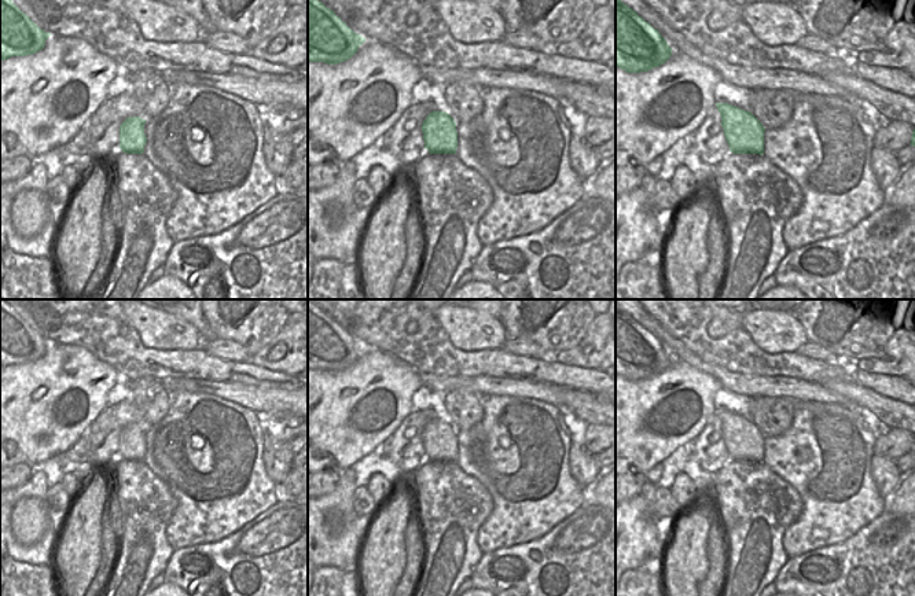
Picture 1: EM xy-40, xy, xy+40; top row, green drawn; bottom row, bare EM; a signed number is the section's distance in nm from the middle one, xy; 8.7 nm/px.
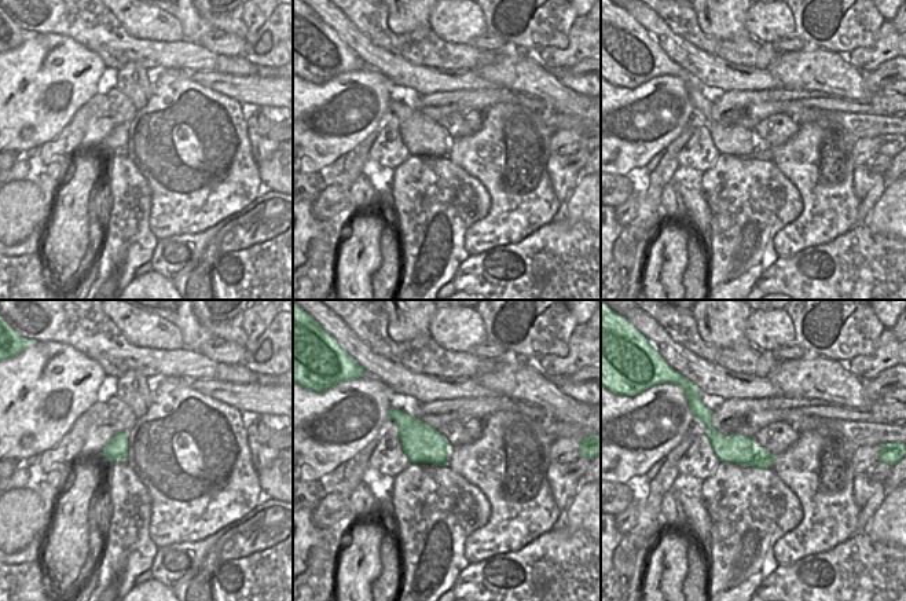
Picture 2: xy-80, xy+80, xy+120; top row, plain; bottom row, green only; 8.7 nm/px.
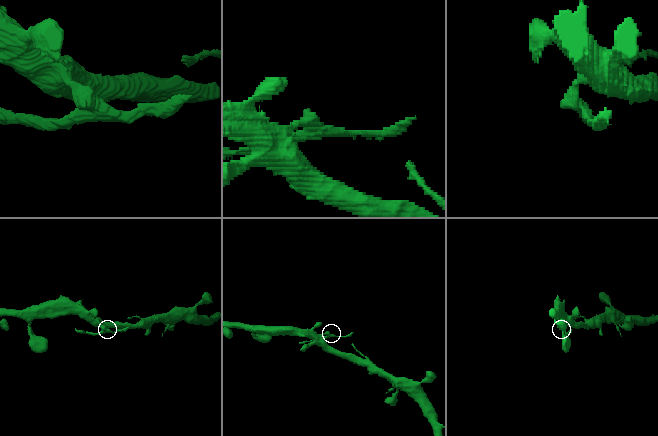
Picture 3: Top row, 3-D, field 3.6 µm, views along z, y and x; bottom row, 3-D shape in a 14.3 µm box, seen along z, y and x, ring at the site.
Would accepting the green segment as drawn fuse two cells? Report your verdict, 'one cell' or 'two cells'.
two cells

